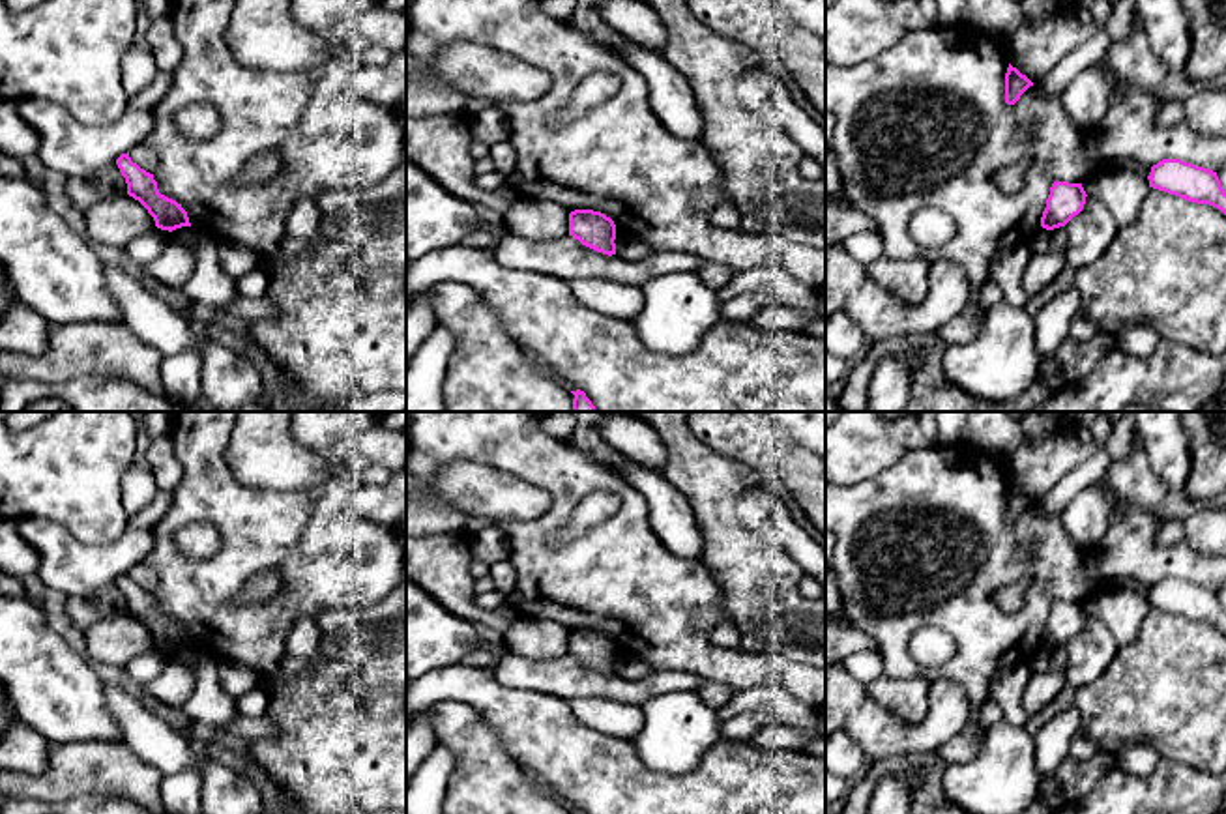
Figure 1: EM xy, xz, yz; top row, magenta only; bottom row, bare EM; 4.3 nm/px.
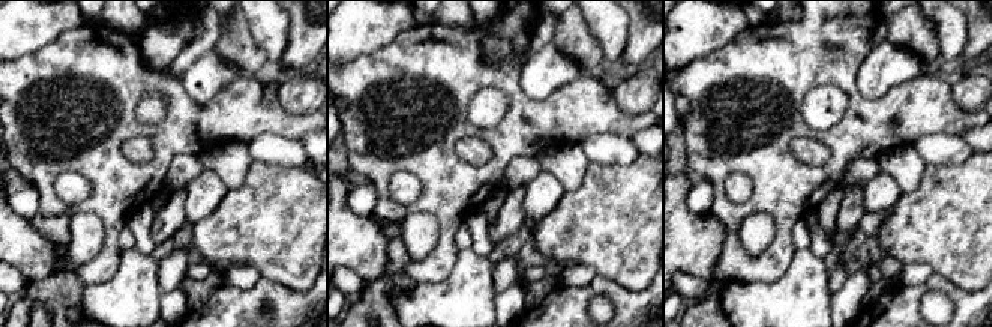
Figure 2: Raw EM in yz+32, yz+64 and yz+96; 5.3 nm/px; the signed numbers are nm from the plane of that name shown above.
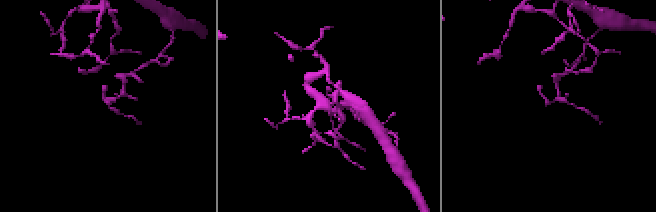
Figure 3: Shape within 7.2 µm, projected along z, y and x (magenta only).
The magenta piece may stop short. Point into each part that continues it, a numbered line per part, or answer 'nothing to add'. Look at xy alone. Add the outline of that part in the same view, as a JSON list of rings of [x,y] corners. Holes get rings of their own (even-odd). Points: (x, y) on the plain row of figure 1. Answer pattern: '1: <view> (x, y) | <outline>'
nothing to add

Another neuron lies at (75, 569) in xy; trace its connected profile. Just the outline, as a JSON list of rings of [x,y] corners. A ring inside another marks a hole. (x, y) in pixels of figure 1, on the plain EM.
[[[43,516],[19,518],[17,531],[39,556],[34,582],[77,599],[88,599],[92,593],[116,582],[122,573],[144,563],[153,548],[153,528],[127,528],[114,543],[105,546],[82,545],[62,524]]]

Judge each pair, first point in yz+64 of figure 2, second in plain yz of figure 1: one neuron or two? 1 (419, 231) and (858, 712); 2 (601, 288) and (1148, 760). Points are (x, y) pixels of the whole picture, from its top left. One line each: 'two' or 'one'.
1: one
2: two

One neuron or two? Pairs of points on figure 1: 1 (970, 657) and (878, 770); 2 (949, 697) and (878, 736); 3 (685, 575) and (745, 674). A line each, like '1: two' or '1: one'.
1: two
2: one
3: one

